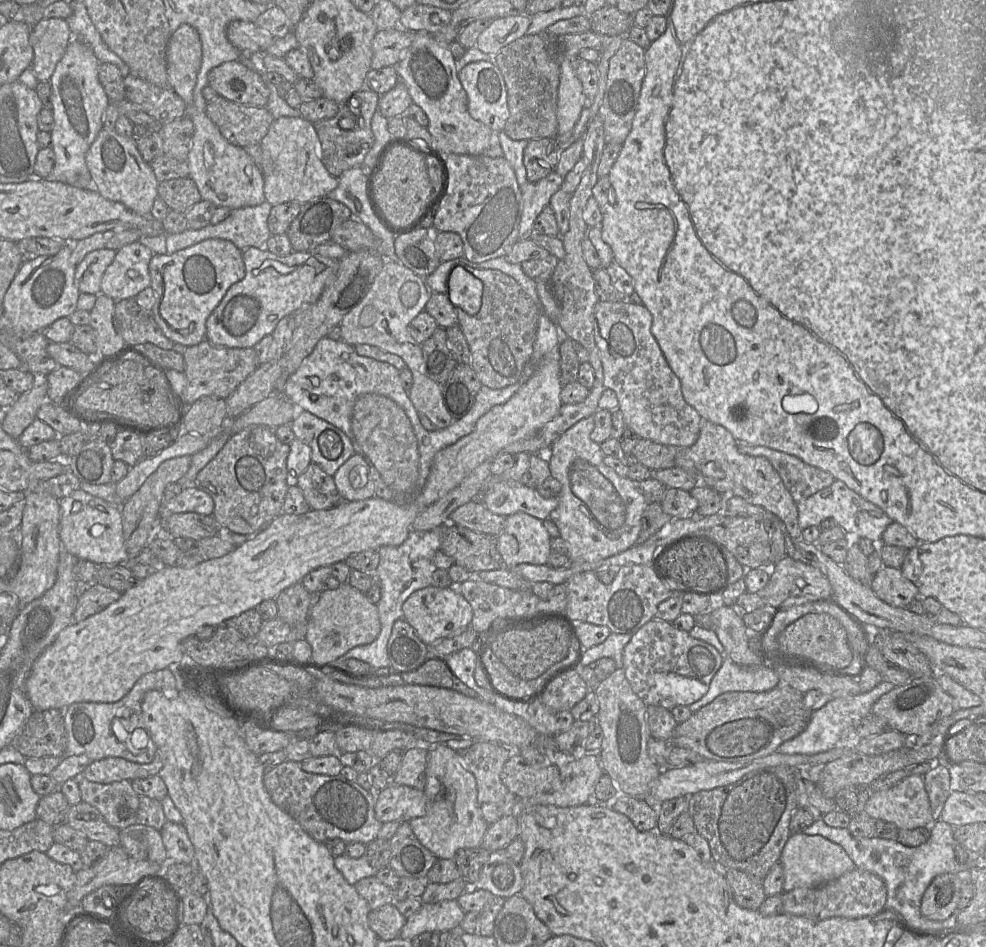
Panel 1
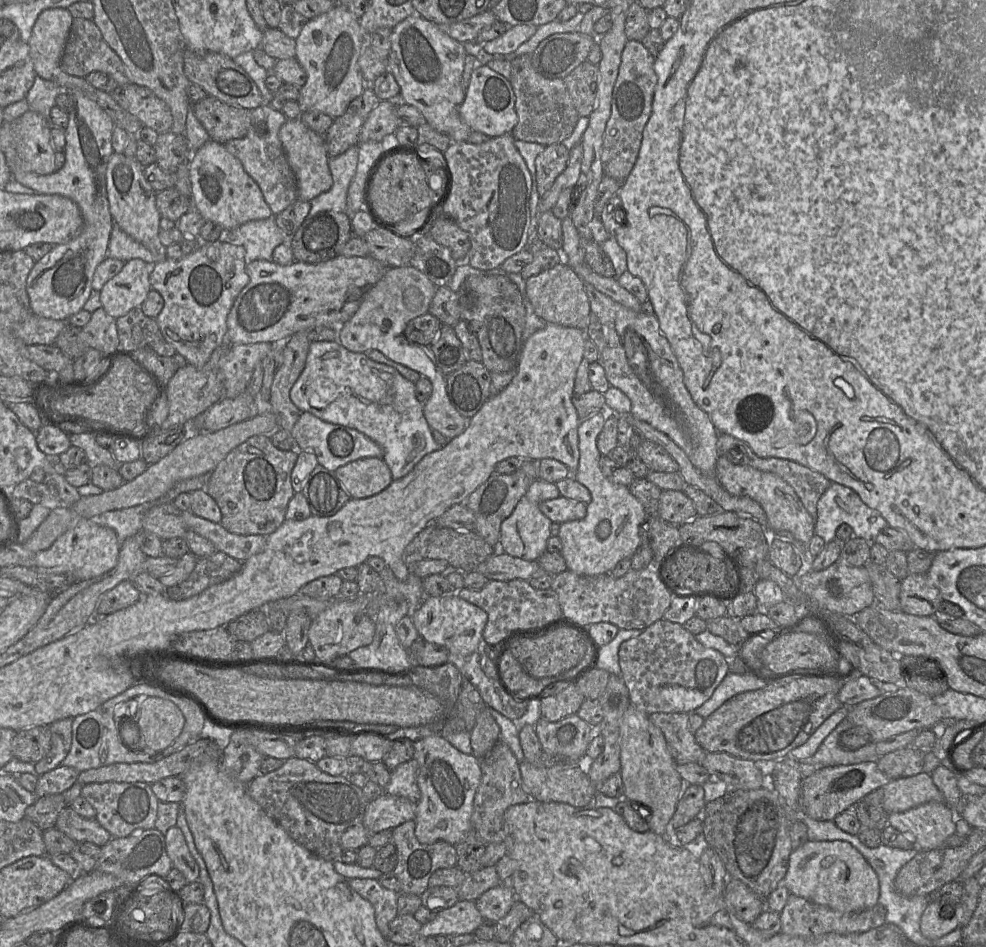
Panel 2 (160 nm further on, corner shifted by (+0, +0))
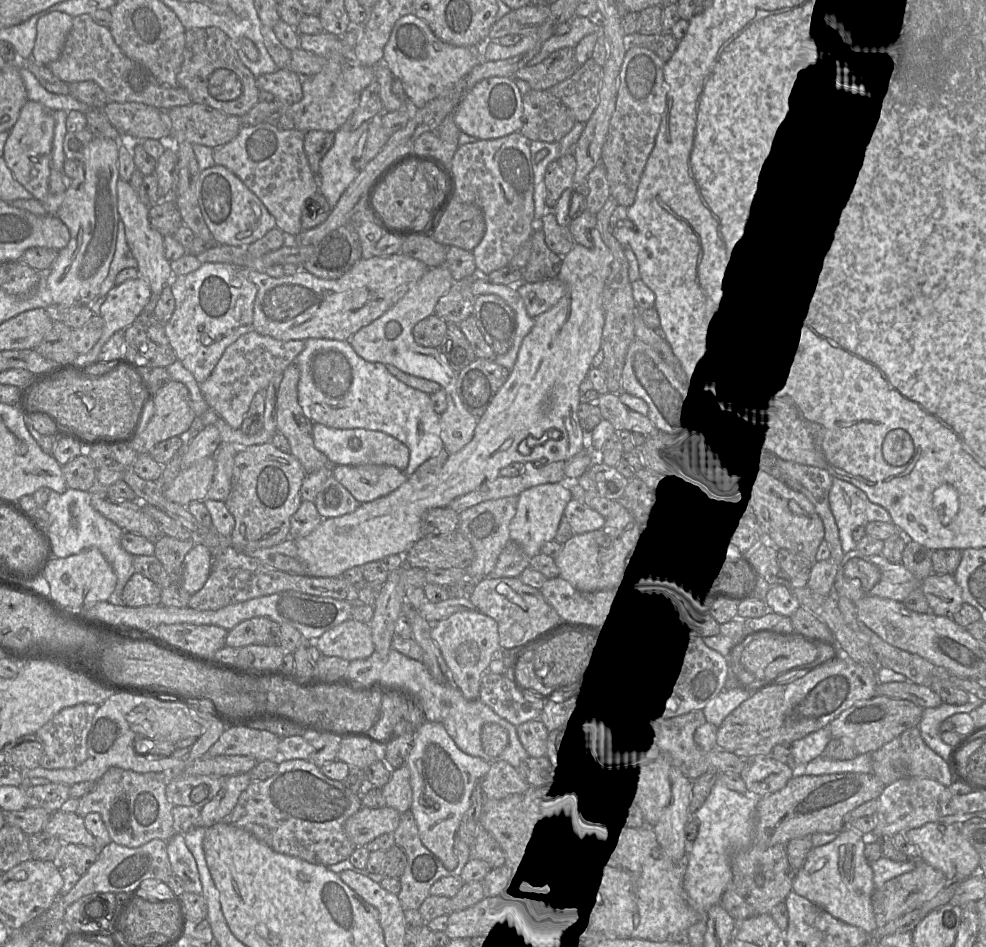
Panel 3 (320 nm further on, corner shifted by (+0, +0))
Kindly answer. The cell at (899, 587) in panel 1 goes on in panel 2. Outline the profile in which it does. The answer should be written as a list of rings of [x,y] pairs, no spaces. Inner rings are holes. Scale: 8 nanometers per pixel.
[[[909,573],[900,580],[900,610],[917,616],[932,616],[941,603],[939,590],[928,580],[926,573]]]

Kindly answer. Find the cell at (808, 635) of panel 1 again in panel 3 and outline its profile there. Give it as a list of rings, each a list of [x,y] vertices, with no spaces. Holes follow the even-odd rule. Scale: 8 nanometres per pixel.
[[[762,635],[754,637],[743,650],[741,663],[746,671],[761,681],[752,683],[758,686],[796,666],[815,661],[817,656],[818,650],[810,643]]]

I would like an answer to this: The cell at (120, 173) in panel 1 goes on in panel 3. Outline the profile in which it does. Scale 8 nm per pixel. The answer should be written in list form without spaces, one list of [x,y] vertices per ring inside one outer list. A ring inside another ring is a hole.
[[[121,178],[117,182],[117,203],[120,220],[125,225],[128,246],[138,262],[138,272],[149,284],[151,293],[160,296],[164,287],[170,285],[174,277],[170,262],[165,256],[164,236],[154,229],[149,222],[150,207],[142,203],[131,184]]]

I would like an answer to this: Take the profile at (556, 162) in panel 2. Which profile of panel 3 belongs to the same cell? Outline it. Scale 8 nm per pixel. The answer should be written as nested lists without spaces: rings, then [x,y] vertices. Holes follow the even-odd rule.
[[[565,153],[547,166],[545,184],[546,204],[549,208],[554,209],[563,192],[573,187],[576,167],[573,153]]]

